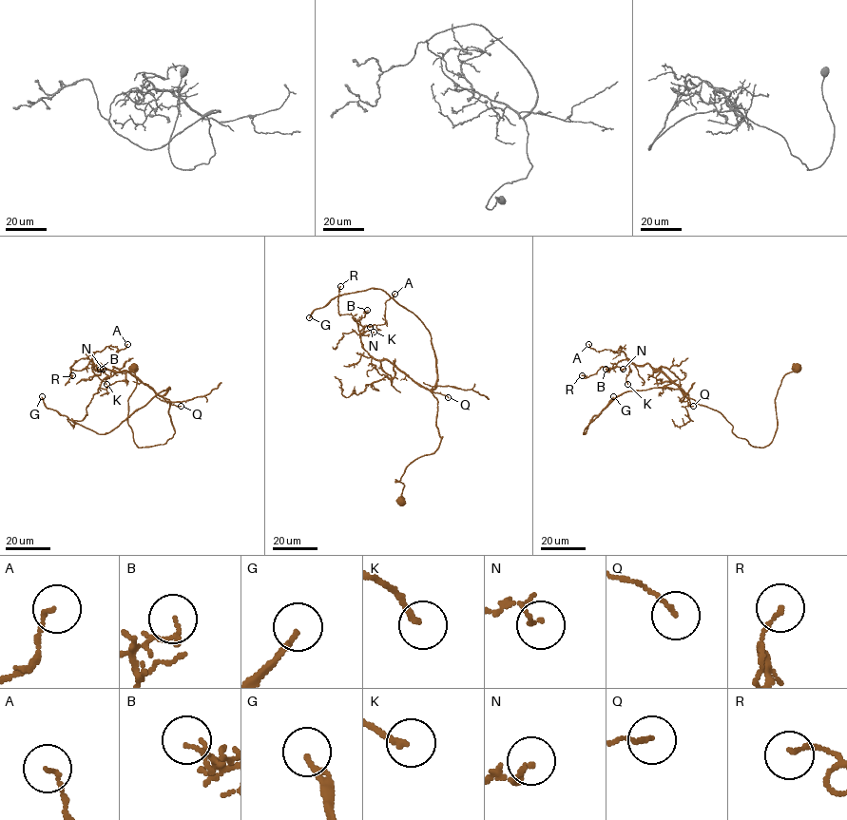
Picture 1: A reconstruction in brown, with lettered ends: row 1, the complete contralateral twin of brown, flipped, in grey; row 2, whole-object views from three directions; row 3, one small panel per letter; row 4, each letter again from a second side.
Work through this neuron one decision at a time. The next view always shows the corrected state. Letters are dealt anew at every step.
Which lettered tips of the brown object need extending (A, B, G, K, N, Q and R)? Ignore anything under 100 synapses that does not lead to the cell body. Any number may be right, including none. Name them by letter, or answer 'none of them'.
G

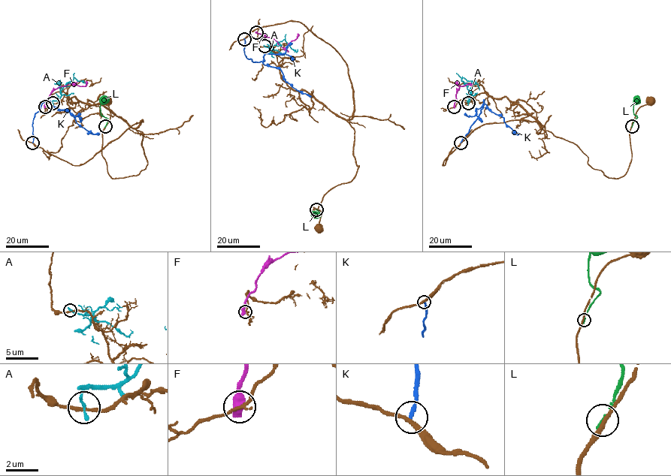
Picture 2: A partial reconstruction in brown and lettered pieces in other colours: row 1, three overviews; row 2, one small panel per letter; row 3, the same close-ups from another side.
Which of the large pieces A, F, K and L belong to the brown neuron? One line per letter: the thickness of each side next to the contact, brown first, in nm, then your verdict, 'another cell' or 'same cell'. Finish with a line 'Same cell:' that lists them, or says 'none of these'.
A: 180 nm thick on the brown side, 190 nm on the other; another cell
F: 180 nm thick on the brown side, 650 nm on the other; another cell
K: 240 nm thick on the brown side, 180 nm on the other; same cell
L: 220 nm thick on the brown side, 190 nm on the other; another cell
Same cell: K

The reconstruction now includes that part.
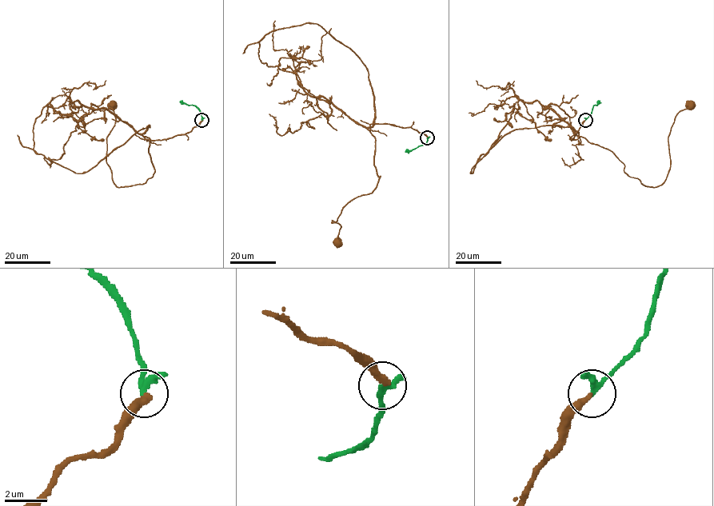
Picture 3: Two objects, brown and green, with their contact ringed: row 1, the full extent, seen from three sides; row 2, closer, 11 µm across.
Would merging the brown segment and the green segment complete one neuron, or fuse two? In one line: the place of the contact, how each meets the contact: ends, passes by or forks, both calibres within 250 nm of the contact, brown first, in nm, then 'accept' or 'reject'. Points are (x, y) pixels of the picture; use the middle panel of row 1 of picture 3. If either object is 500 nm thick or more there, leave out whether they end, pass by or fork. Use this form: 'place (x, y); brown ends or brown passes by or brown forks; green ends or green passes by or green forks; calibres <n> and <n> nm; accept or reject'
place (427, 137); brown ends; green passes by; calibres 320 and 260 nm; reject

